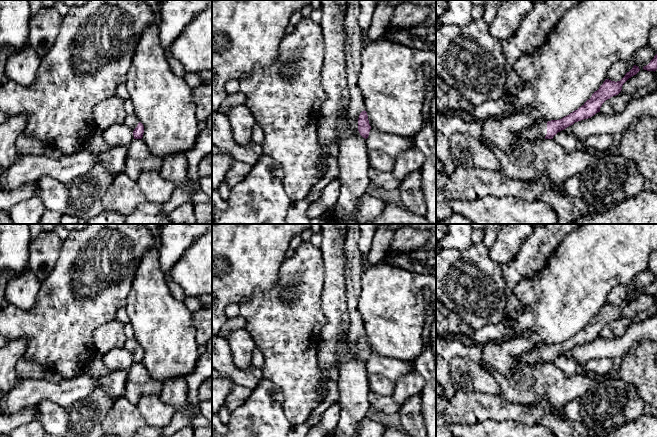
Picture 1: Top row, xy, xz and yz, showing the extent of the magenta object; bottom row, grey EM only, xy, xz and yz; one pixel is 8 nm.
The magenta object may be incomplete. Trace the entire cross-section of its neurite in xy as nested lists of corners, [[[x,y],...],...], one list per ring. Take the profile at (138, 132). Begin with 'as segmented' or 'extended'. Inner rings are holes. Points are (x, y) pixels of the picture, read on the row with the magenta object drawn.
extended; [[[135,114],[127,115],[123,123],[133,130],[134,139],[142,139],[144,126]]]

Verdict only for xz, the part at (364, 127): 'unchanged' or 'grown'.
grown

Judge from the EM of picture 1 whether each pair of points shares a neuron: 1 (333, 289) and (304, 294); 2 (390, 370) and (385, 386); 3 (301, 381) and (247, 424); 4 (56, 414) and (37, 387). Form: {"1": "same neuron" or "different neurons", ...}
{"1": "different neurons", "2": "different neurons", "3": "different neurons", "4": "different neurons"}

